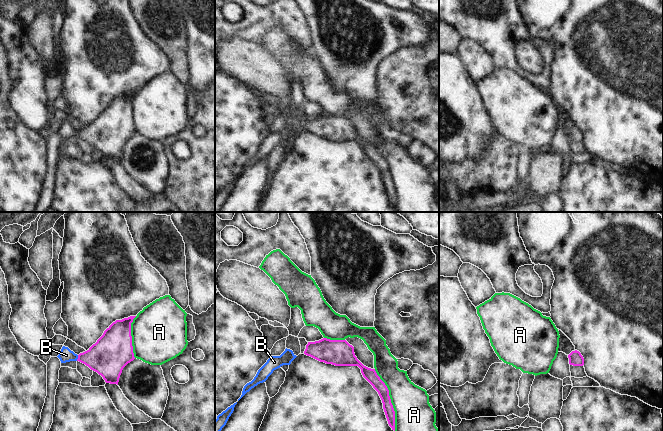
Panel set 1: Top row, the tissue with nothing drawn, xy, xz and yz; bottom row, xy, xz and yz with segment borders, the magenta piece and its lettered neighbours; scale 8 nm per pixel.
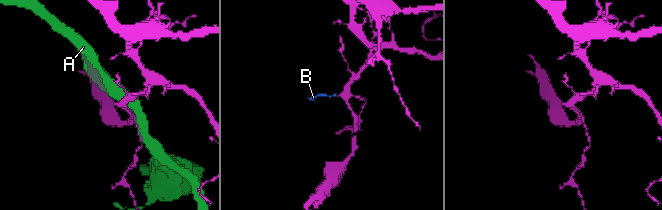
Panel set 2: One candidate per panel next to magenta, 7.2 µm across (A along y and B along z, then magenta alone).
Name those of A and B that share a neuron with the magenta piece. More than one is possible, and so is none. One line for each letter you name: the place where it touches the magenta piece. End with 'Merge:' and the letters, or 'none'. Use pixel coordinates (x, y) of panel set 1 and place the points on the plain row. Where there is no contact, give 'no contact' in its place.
B: contact xy (78, 134)
Merge: B

